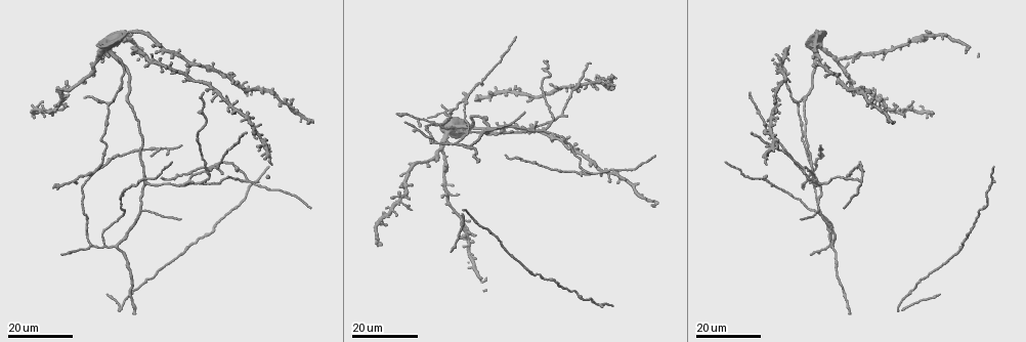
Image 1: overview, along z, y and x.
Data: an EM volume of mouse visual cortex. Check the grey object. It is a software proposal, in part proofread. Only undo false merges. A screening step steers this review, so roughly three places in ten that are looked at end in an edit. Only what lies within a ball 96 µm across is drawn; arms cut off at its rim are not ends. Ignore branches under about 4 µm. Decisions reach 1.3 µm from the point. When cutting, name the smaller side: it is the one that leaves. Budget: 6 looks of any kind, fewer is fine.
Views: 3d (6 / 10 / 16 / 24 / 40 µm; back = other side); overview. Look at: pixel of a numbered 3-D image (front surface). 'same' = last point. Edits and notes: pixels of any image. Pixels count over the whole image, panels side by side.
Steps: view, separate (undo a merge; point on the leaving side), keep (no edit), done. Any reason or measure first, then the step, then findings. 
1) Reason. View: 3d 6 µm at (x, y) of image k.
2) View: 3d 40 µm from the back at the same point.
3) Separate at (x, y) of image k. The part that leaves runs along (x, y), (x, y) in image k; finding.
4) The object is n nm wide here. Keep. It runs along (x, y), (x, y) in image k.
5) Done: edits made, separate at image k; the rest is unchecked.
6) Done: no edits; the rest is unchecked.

Thin arm on a thick one. View: 3d 16 µm at (486, 131) of image 1.

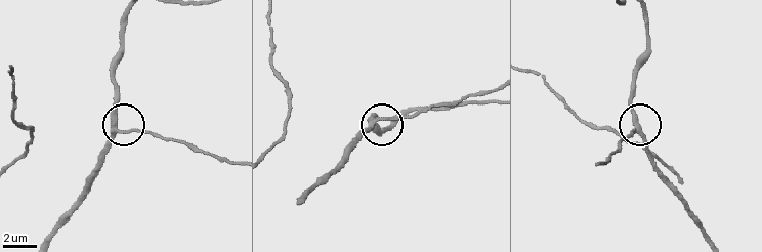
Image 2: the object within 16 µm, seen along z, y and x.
Zoom in. View: 3d 10 µm at (638, 131) of image 2.

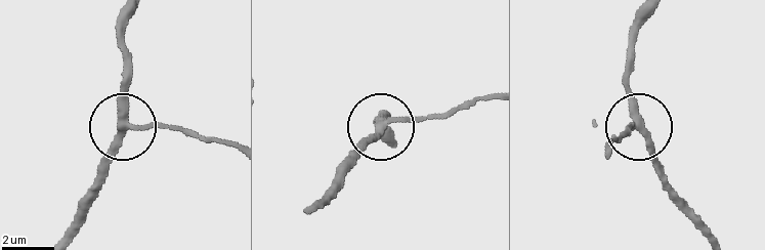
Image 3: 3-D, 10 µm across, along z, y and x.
The side arm is 15 µm long. Keep. It runs along (390, 136), (384, 116), (382, 127), (448, 116) in image 3; continuous, no second neuron.

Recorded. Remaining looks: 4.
Three-way junction. View: 3d 24 µm at (93, 171) of image 1.

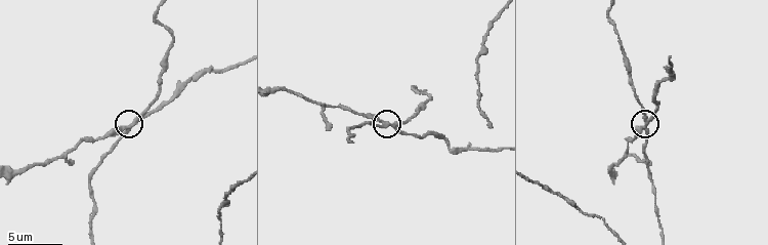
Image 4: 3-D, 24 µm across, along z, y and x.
View: 3d 10 µm at (387, 122) of image 4.

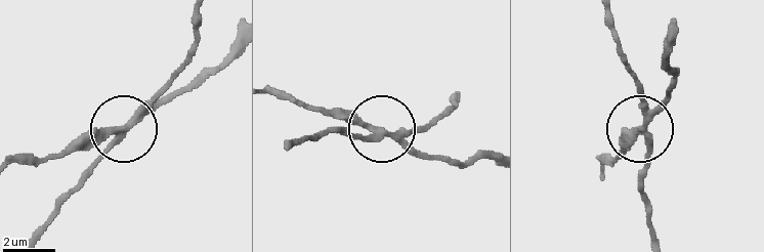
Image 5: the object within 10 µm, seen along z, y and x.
The side arm is 15 µm long; 3 arms meet here. Separate at (416, 154) of image 5. A second neuron is stuck on.

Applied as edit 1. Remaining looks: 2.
Thin arm on a thick one. View: 3d 16 µm at (398, 201) of image 1.

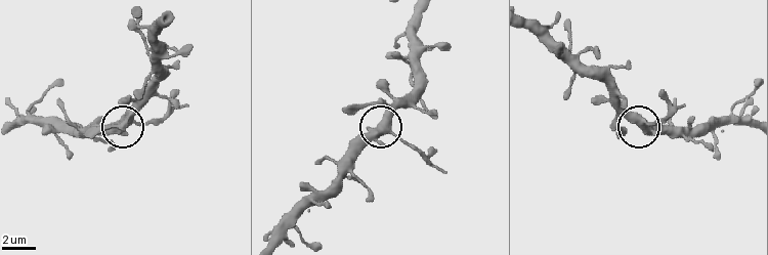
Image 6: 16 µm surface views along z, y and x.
View: 3d 6 µm at (129, 124) of image 6.

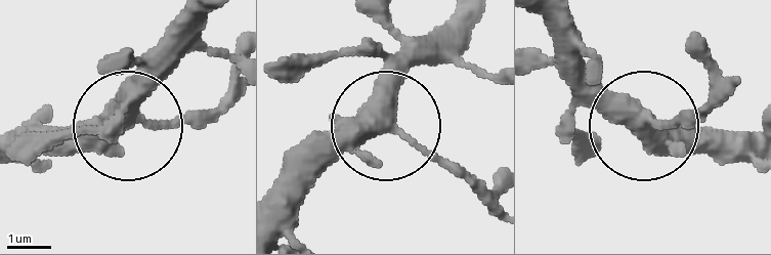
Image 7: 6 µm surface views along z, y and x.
The object is 370 nm wide here. Keep. It runs along (537, 14), (646, 124), (697, 124) in image 7; continuous, no second neuron.

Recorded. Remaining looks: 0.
Done: edits made, separate at image 5; the rest is unchecked.

